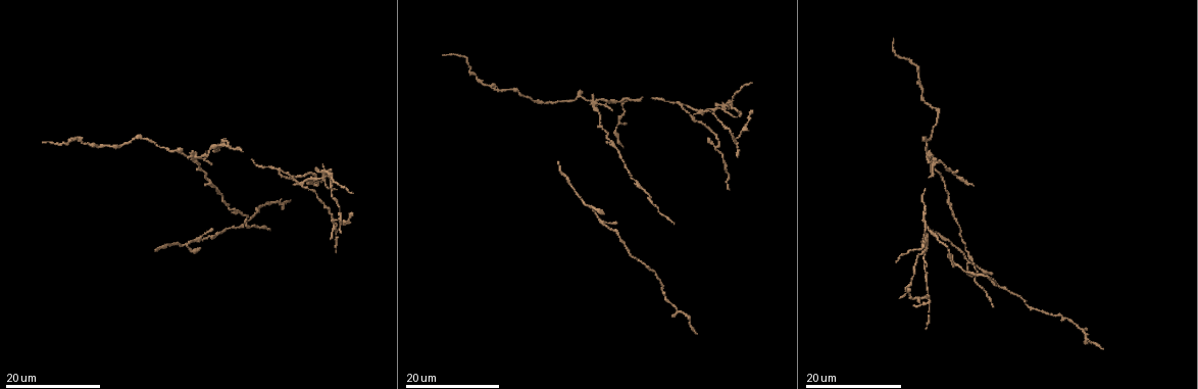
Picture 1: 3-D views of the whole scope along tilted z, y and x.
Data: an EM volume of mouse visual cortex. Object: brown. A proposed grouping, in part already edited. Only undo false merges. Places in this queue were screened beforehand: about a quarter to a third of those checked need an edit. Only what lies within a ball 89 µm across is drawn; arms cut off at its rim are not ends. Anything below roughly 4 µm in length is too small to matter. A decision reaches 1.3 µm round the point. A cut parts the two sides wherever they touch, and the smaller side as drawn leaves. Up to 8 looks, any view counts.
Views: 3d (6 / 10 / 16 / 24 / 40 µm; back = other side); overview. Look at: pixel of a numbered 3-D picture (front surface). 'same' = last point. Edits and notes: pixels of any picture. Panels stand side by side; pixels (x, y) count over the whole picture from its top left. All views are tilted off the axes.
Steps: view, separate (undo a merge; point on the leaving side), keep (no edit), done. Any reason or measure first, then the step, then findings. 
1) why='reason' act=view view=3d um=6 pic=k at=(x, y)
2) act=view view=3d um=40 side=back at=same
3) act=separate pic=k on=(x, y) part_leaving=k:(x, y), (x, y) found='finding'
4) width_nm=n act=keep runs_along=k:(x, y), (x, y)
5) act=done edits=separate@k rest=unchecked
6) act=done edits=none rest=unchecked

why='three arms meet' act=view view=3d um=24 pic=1 at=(704, 114)

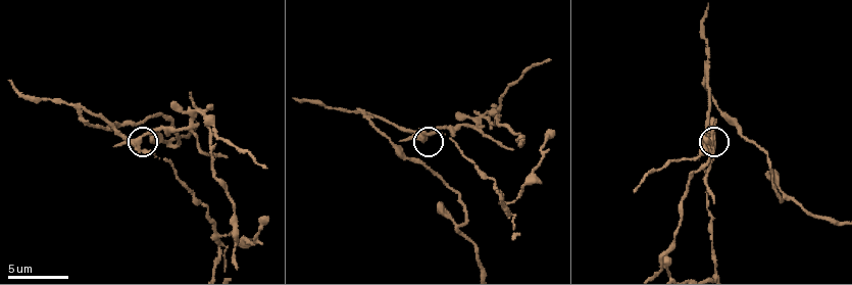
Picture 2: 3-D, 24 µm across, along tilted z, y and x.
act=view view=3d um=6 pic=2 at=(422, 136)

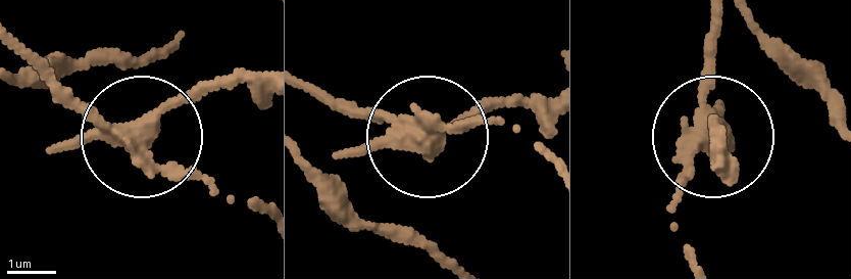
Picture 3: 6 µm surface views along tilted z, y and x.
width_nm=350 act=separate pic=3 on=(52, 146) part_leaving=3:(127, 133), (196, 98), (257, 90) found='a second cell is stuck on'

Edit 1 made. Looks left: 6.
why='side arm on a straight run' act=view view=3d um=24 pic=1 at=(230, 144)

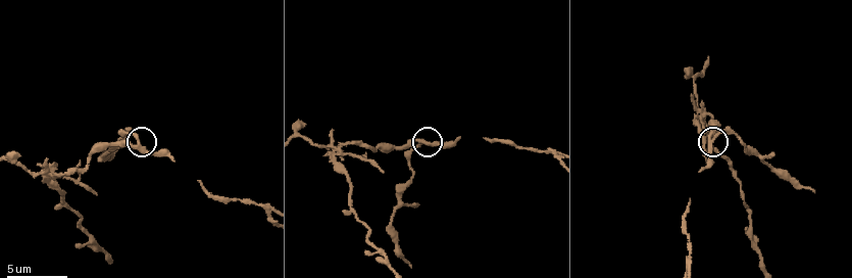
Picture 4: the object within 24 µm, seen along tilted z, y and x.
act=view view=3d um=10 pic=4 at=(136, 144)

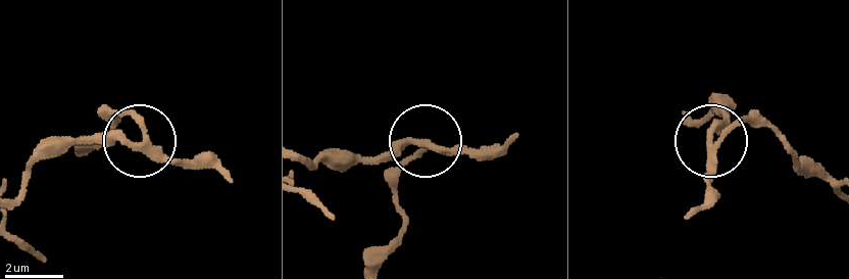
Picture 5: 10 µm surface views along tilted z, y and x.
act=view view=3d um=6 pic=5 at=(144, 142)

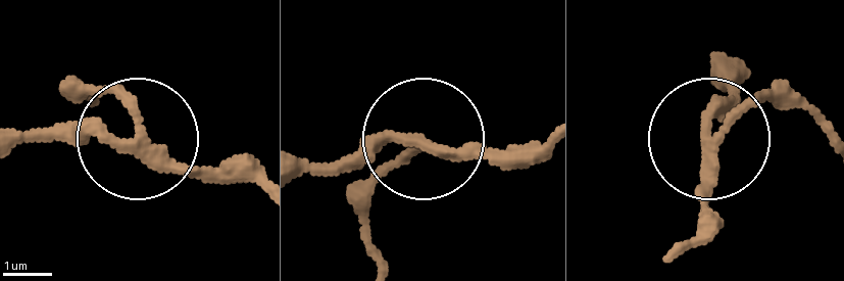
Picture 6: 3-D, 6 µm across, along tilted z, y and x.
act=separate pic=6 on=(130, 96) part_leaving=6:(446, 150), (400, 159), (376, 184), (364, 214), (373, 259) found='two cells meet here'

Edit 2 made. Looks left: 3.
why='three-way junction' act=view view=3d um=10 pic=4 at=(270, 212)

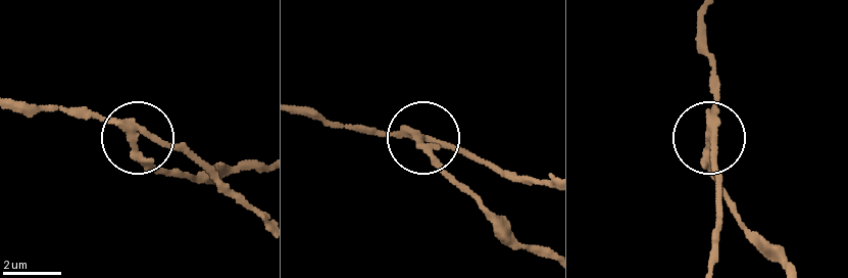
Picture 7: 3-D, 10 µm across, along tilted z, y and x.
act=view view=3d um=10 side=back pic=7 at=(710, 137)

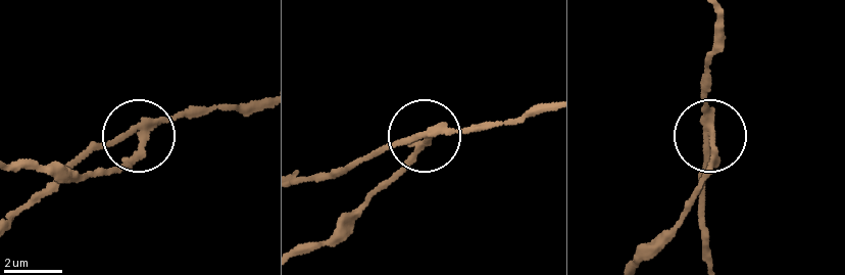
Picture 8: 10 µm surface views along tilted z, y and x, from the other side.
side_arm_um=27 act=separate pic=8 on=(131, 161) part_leaving=8:(147, 131), (140, 153), (110, 170), (82, 174), (17, 164) found='two cells meet here'

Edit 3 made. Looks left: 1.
why='side arm on a straight run' act=view view=3d um=10 pic=2 at=(220, 236)

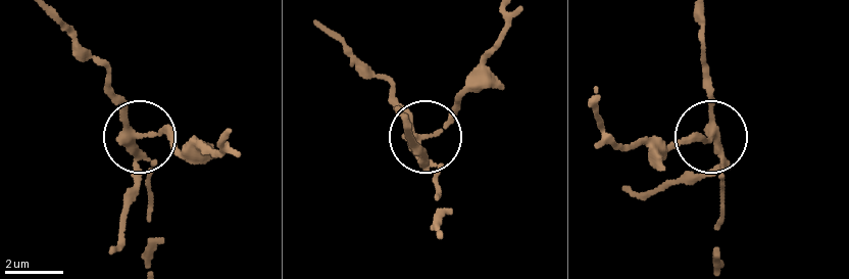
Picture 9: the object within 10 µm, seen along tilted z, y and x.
act=separate pic=9 on=(138, 184) part_leaving=9:(135, 142), (162, 136), (178, 151), (217, 151), (225, 132) found='two cells meet here'

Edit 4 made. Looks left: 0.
act=done edits=separate@3,separate@6,separate@8,separate@9 rest=unchecked

